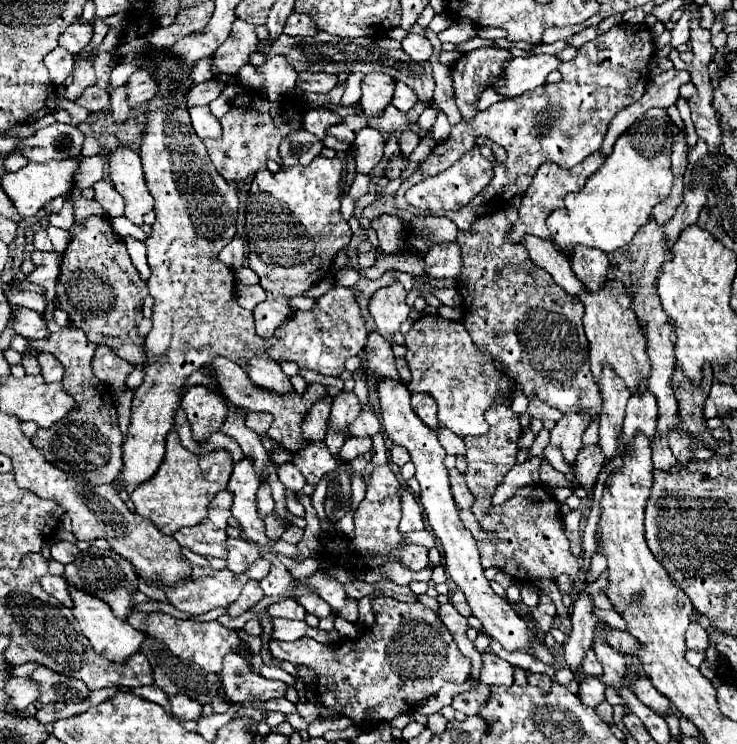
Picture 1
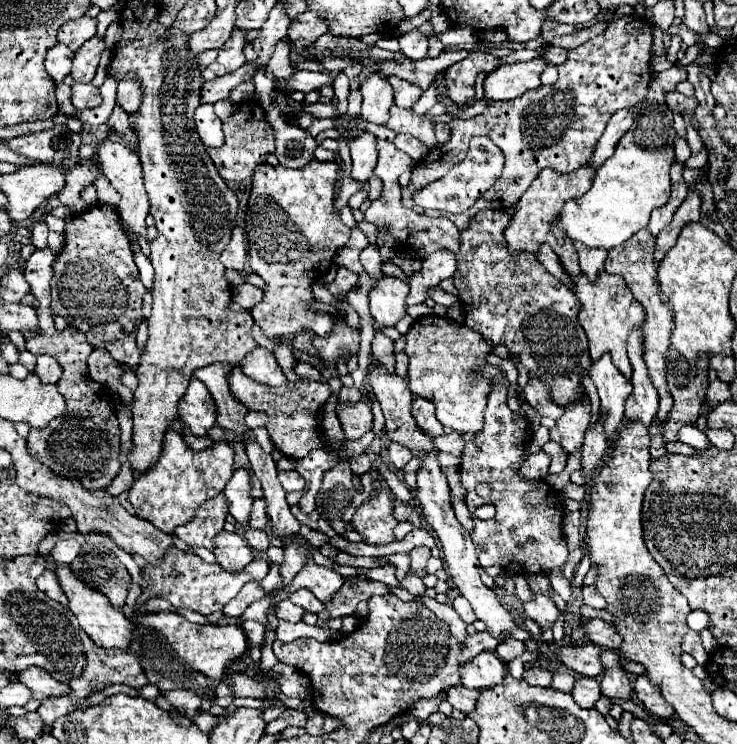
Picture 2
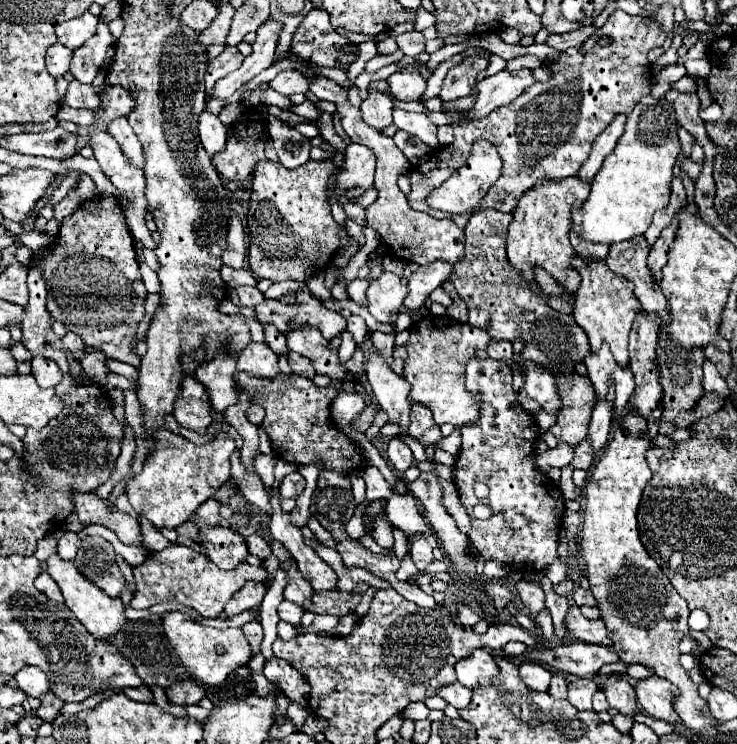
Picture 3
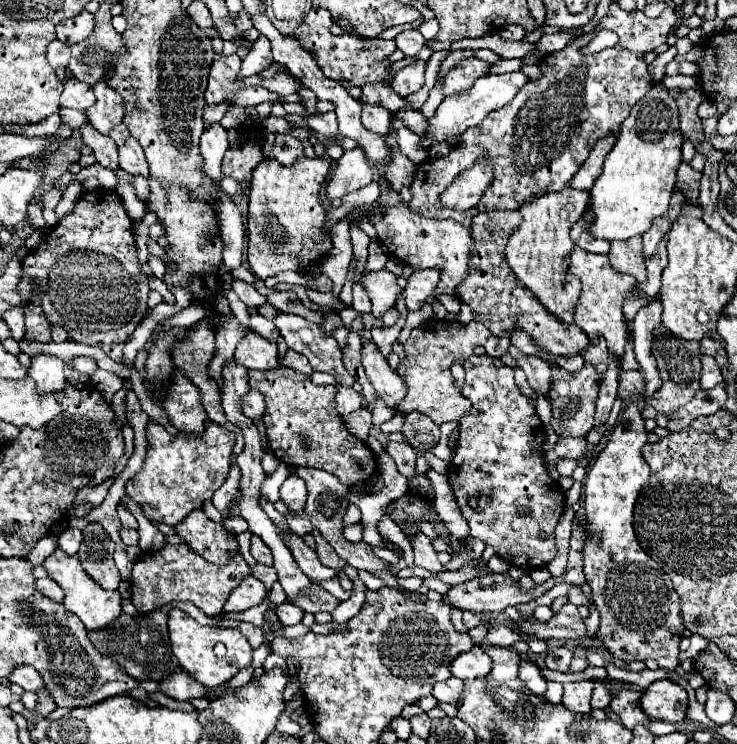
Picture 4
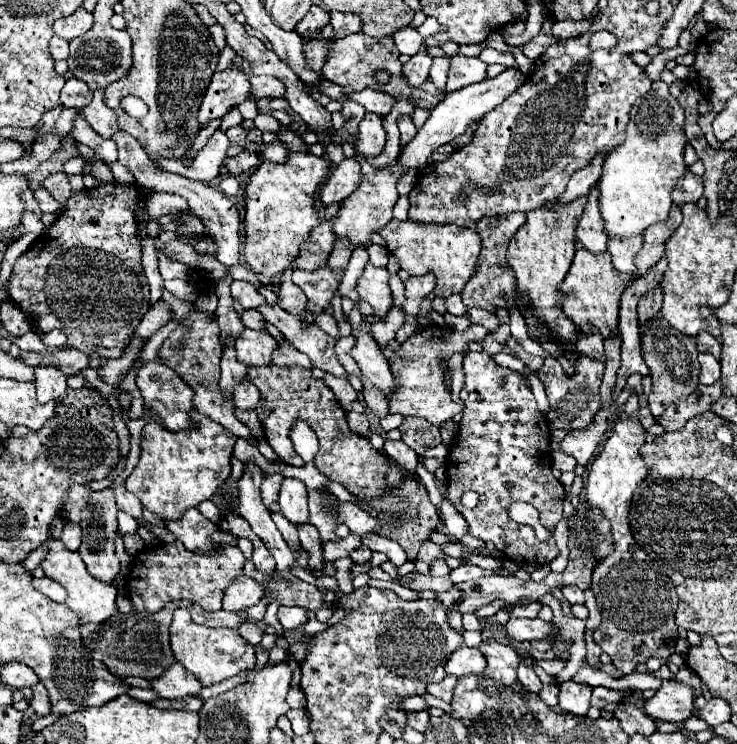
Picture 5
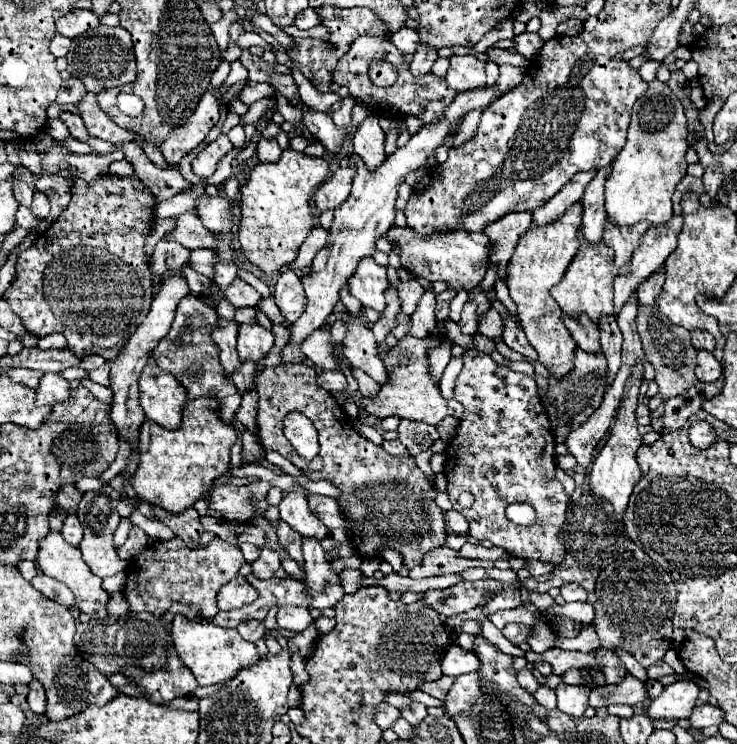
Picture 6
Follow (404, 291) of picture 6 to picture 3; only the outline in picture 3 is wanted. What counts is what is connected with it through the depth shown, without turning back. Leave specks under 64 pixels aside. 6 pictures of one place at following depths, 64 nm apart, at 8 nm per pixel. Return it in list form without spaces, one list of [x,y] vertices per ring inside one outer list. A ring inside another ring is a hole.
[[[434,260],[430,264],[420,266],[416,272],[412,272],[408,280],[408,296],[404,300],[404,306],[410,310],[424,306],[430,292],[438,288],[444,280],[448,280],[450,274],[452,274],[452,264],[446,260]]]

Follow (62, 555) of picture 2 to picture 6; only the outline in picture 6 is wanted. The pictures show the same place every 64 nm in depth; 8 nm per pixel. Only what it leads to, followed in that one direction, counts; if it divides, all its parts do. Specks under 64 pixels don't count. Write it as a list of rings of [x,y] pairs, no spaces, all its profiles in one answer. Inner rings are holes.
[[[68,512],[66,520],[64,520],[64,526],[62,526],[62,536],[72,546],[80,544],[80,540],[82,540],[82,528],[80,528],[80,522],[78,522],[74,512]]]

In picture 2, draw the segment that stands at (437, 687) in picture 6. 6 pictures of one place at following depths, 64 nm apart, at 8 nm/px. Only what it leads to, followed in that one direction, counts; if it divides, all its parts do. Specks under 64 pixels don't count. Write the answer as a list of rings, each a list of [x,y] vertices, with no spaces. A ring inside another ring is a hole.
[[[464,686],[448,688],[448,702],[462,714],[470,714],[476,708],[478,696],[480,696],[480,690],[468,690]]]

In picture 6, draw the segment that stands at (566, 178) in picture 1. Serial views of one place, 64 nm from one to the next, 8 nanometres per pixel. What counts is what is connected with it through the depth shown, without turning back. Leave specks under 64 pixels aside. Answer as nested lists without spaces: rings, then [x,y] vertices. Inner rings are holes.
[[[582,202],[572,204],[562,218],[556,222],[550,222],[546,226],[530,224],[530,228],[520,236],[514,254],[508,262],[508,288],[514,304],[518,306],[518,316],[522,322],[522,328],[526,332],[528,342],[538,352],[540,364],[548,366],[548,370],[562,378],[574,368],[574,354],[576,354],[576,342],[572,340],[572,334],[564,326],[560,306],[550,296],[550,288],[558,284],[568,270],[568,264],[574,258],[574,252],[578,250],[578,228],[582,220]]]

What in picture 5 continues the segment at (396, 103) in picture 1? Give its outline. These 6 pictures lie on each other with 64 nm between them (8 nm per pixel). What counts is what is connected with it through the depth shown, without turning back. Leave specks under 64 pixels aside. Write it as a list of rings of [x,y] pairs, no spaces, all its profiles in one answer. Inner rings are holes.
[[[424,50],[418,52],[416,56],[412,56],[404,66],[402,66],[402,76],[406,80],[408,86],[418,88],[426,82],[428,78],[428,70],[432,66],[432,56],[428,56]]]

